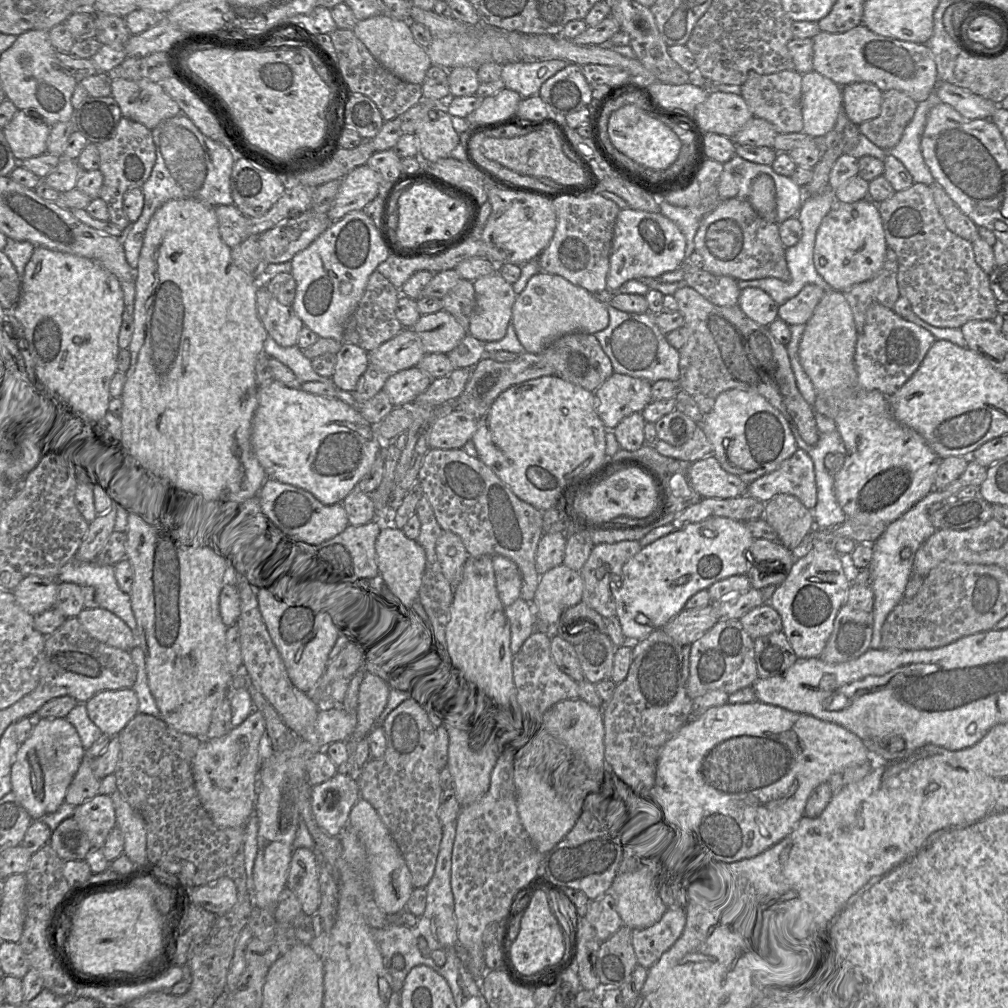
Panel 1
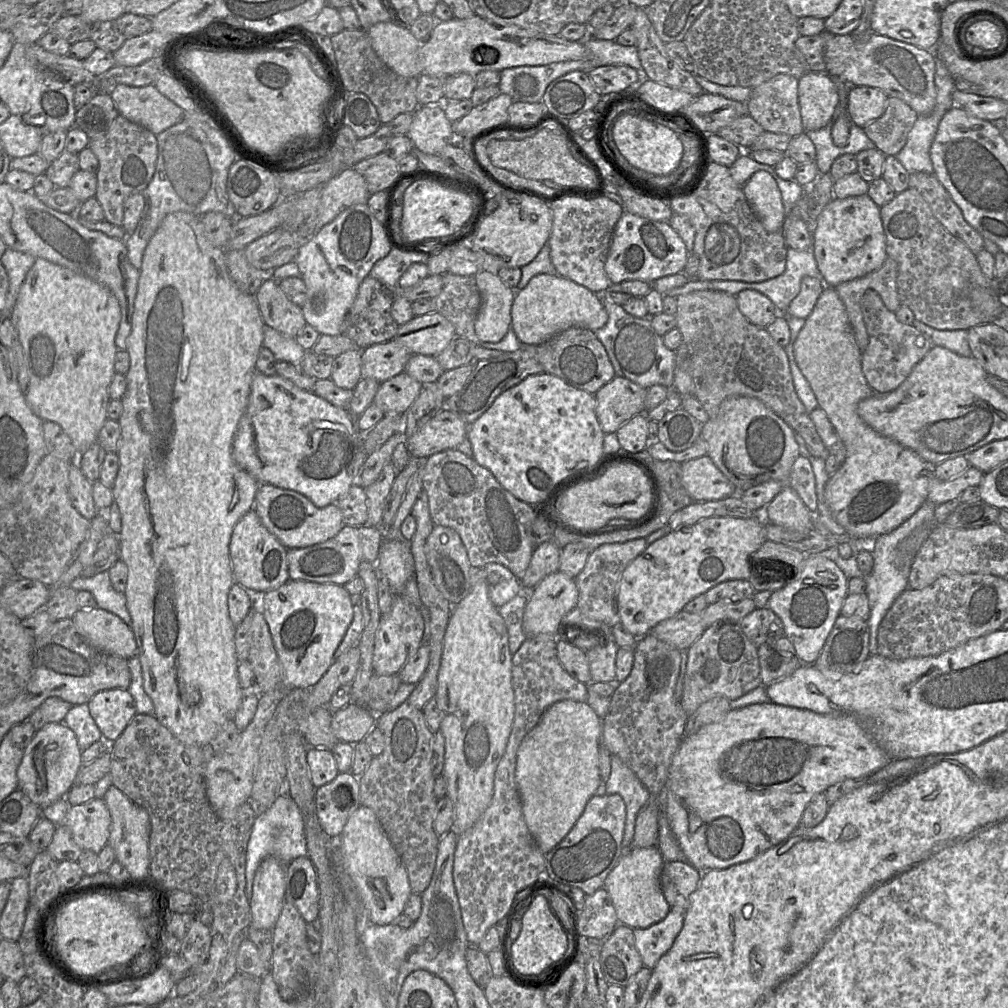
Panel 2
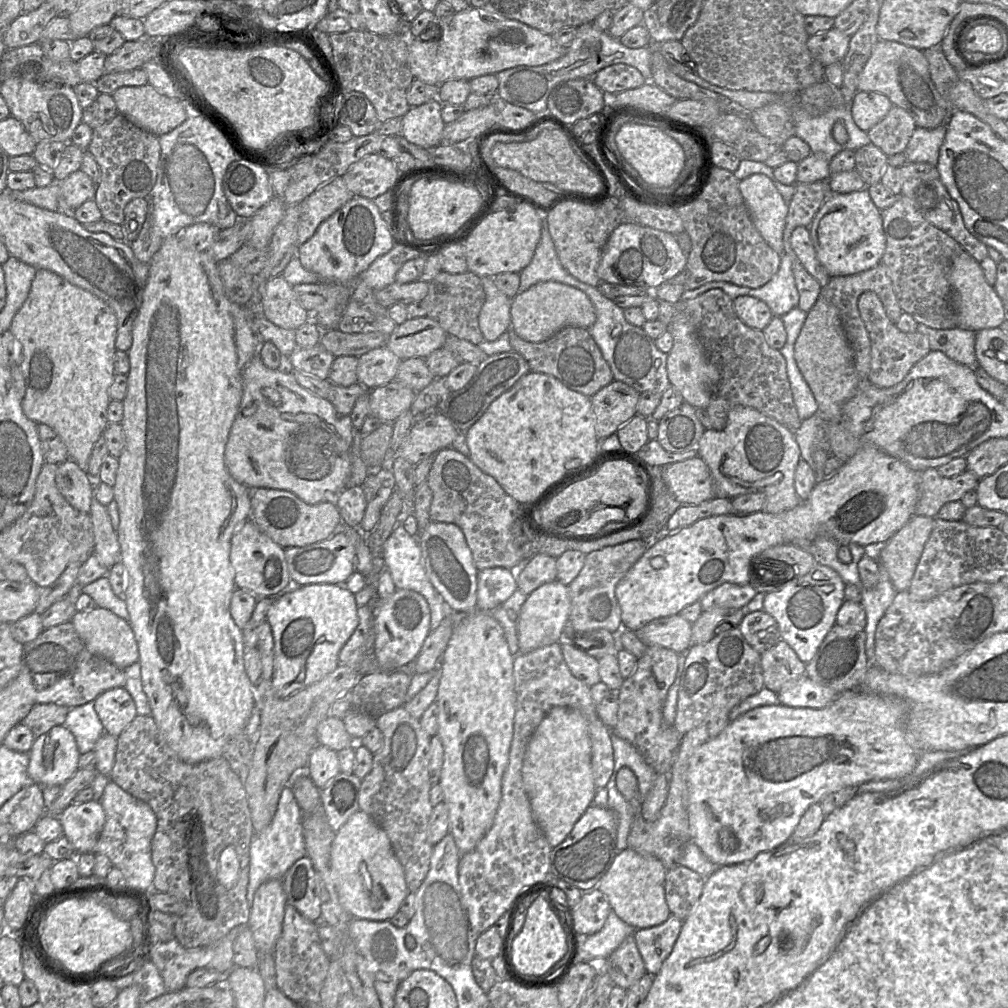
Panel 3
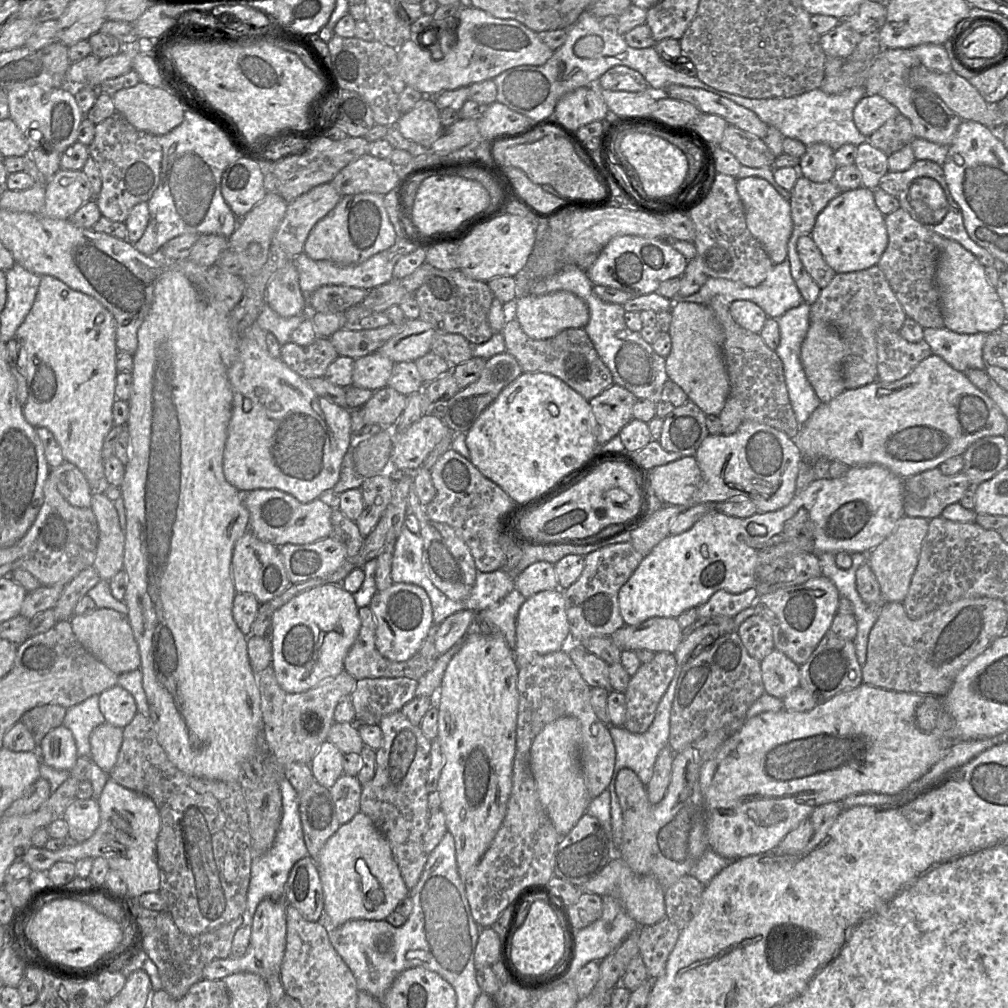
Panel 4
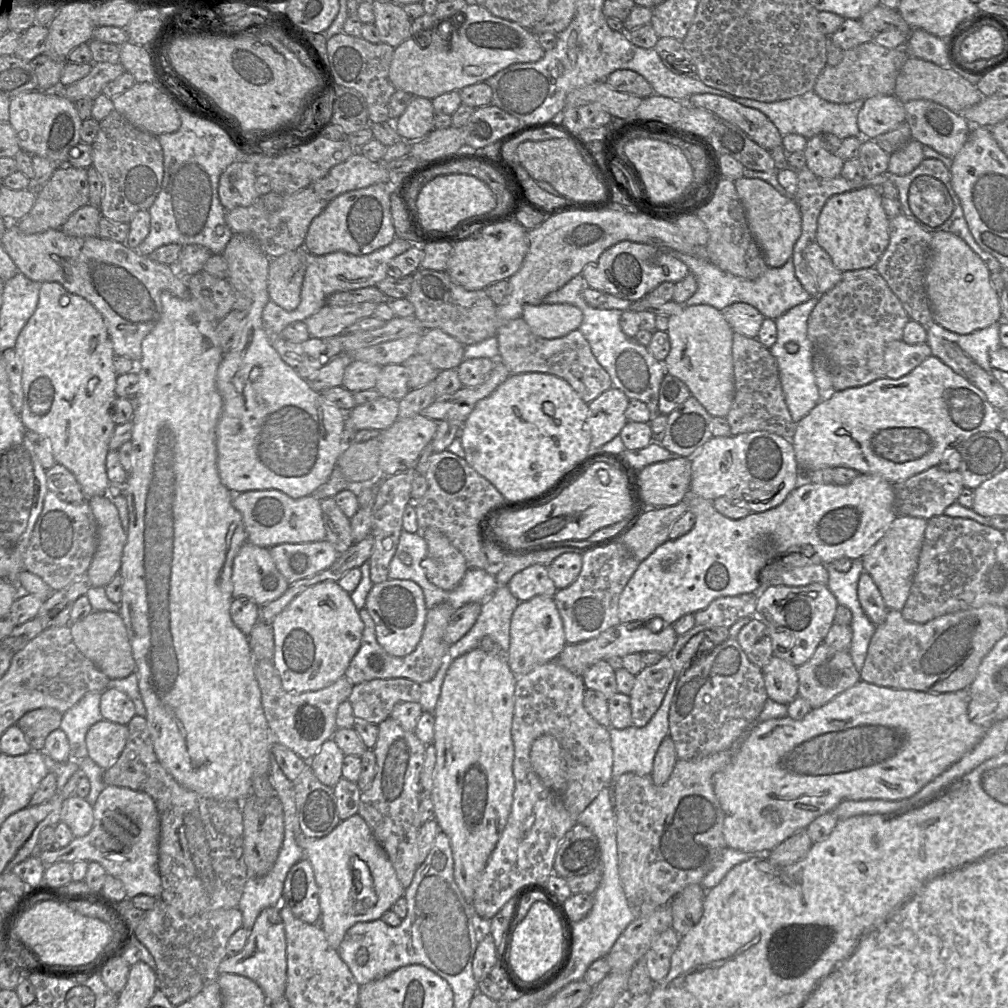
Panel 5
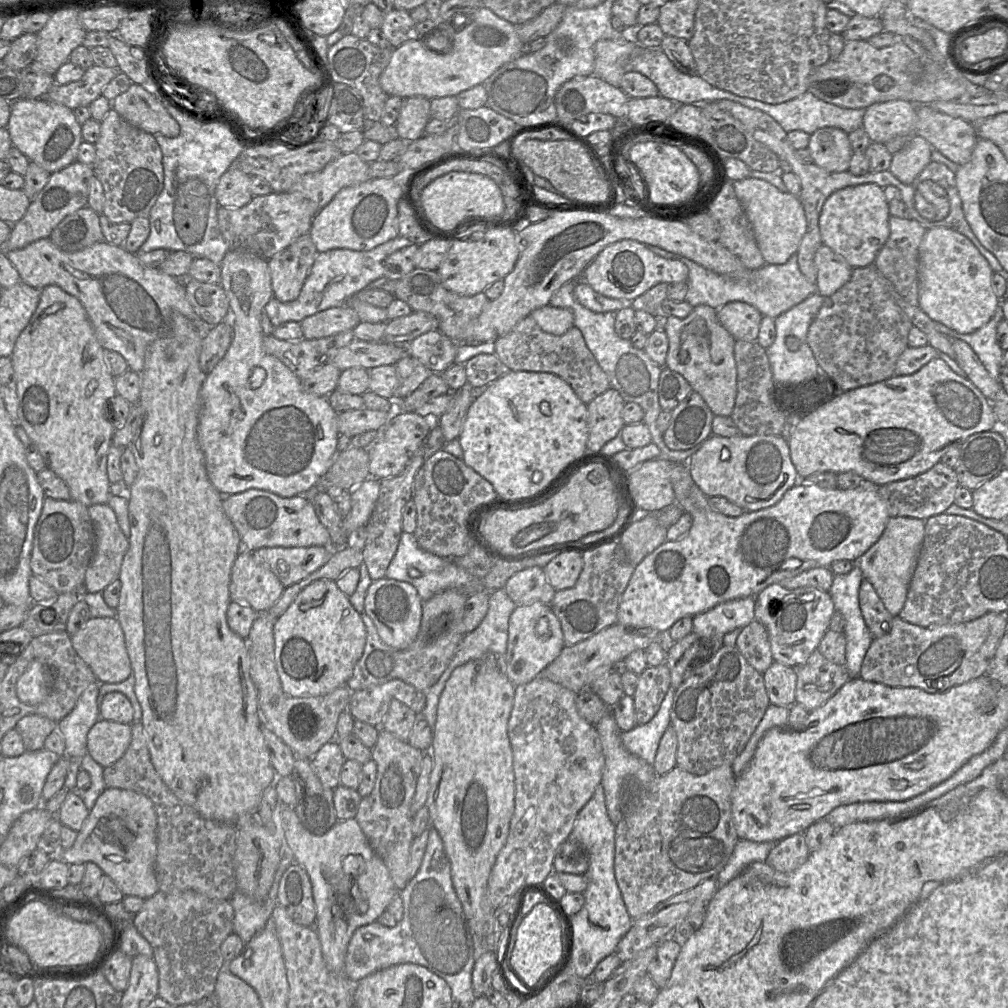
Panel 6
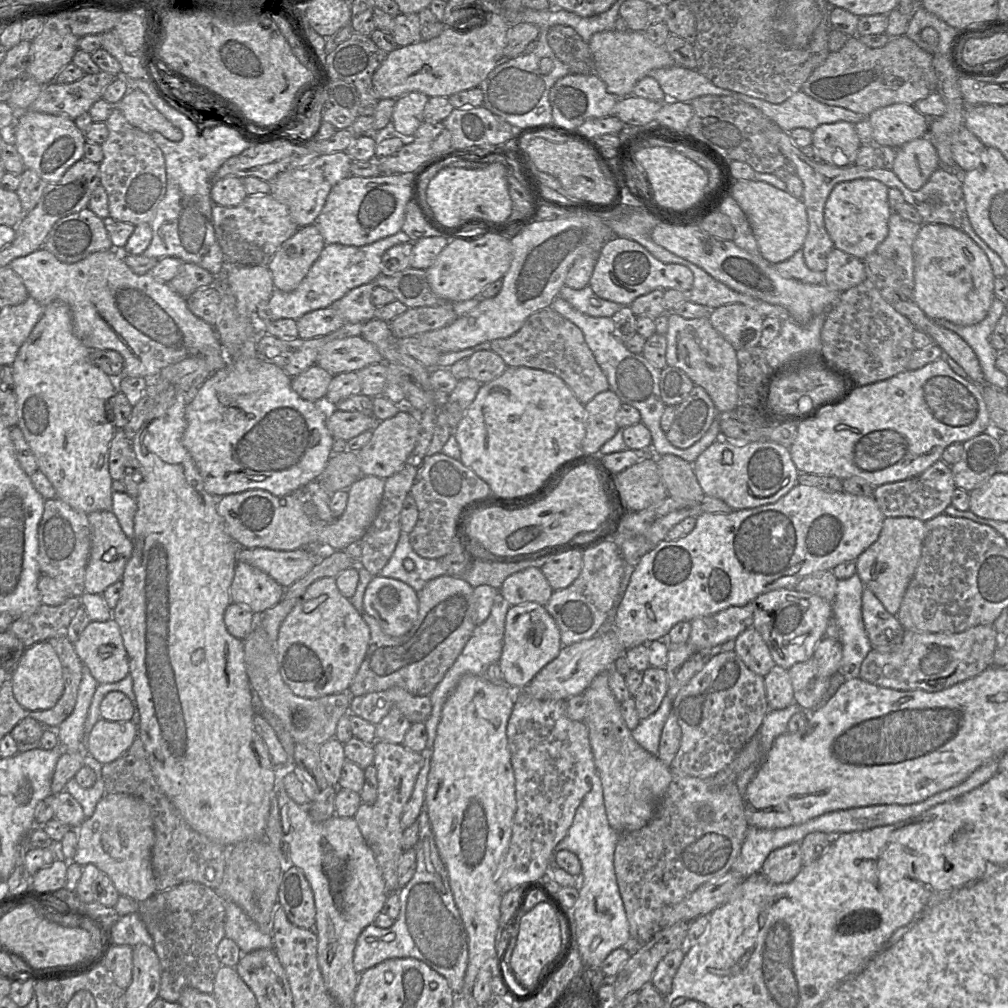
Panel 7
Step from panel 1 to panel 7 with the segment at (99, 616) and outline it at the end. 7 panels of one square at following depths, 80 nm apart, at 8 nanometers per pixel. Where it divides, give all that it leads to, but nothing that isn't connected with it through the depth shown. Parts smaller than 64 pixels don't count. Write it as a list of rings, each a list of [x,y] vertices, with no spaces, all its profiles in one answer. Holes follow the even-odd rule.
[[[113,618],[104,622],[91,621],[74,643],[74,647],[78,657],[98,684],[116,683],[130,674],[129,660],[120,628]]]

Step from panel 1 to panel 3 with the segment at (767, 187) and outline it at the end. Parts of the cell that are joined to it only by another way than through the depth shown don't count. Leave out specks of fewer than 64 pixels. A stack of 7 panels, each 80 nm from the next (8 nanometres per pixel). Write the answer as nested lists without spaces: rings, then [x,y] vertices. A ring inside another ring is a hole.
[[[752,174],[740,180],[739,189],[760,235],[776,253],[784,254],[782,238],[788,205],[779,191],[764,174]]]

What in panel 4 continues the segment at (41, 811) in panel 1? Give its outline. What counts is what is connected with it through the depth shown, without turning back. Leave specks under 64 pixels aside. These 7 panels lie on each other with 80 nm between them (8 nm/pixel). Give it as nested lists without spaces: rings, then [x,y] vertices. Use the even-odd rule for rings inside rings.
[[[63,725],[48,732],[37,751],[41,762],[55,770],[71,771],[78,758],[74,737]]]

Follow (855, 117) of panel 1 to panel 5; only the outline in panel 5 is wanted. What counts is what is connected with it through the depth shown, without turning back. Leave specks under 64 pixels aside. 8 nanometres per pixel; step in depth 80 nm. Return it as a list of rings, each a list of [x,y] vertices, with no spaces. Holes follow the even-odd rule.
[[[880,95],[865,100],[857,116],[859,130],[864,138],[870,140],[895,129],[904,121],[904,103],[894,95]]]

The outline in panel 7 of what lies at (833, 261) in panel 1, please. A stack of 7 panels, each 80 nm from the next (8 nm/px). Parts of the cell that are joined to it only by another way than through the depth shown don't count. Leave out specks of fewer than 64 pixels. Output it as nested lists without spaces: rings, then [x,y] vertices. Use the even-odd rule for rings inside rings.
[[[857,179],[837,184],[824,208],[825,228],[834,247],[860,260],[876,250],[888,234],[891,208],[889,187],[873,179]]]

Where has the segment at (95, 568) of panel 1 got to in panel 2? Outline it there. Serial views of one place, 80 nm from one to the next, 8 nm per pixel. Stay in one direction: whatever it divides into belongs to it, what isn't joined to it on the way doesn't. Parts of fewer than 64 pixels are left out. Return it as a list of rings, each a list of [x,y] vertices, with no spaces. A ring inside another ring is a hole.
[[[108,571],[92,577],[79,576],[70,583],[70,587],[77,592],[89,591],[95,598],[96,607],[117,615],[131,627],[132,620],[127,609],[125,594],[113,588]]]

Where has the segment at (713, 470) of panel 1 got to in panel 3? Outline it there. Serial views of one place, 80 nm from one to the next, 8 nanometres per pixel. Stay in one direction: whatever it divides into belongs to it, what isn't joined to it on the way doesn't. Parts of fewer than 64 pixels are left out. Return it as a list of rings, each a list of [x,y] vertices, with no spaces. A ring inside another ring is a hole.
[[[699,456],[663,467],[663,480],[681,504],[700,504],[714,497],[710,469]]]

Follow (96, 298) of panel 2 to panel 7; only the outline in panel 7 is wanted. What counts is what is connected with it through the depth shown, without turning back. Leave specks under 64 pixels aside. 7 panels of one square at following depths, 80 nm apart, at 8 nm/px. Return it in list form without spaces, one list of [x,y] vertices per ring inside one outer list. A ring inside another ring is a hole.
[[[54,300],[43,307],[41,318],[11,366],[17,396],[17,425],[35,455],[38,470],[52,483],[58,499],[85,514],[112,509],[109,447],[117,430],[109,409],[109,400],[117,393],[115,378],[91,364],[88,353],[89,349],[73,333],[69,306]]]

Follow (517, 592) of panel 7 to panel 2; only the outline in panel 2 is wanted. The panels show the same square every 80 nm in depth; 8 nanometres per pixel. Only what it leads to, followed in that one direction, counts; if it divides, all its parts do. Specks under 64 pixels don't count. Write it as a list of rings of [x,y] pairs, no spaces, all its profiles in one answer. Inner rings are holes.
[[[551,540],[535,547],[530,563],[520,580],[522,587],[533,589],[544,577],[558,571],[561,549]]]

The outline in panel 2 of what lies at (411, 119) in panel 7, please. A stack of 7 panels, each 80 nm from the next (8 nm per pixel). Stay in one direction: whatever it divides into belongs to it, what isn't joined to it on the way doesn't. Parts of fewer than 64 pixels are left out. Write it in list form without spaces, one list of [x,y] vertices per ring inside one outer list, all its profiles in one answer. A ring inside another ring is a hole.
[[[443,103],[419,106],[407,136],[416,147],[426,154],[438,154],[448,143],[458,142],[453,123],[446,117]]]

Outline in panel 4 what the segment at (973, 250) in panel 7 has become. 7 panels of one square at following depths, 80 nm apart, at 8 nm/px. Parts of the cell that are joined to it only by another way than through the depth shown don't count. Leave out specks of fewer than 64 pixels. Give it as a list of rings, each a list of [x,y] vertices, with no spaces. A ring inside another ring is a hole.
[[[943,240],[936,284],[945,328],[961,334],[990,333],[999,330],[1006,321],[1003,304],[996,288],[986,278],[985,267],[971,252],[954,240]]]

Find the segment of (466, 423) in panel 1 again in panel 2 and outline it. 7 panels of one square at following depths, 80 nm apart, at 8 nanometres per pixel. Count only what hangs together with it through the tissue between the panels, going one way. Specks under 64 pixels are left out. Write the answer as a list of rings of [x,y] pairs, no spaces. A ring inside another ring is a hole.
[[[442,409],[407,439],[407,451],[413,457],[427,459],[435,453],[457,449],[468,437],[468,426],[452,411]]]

